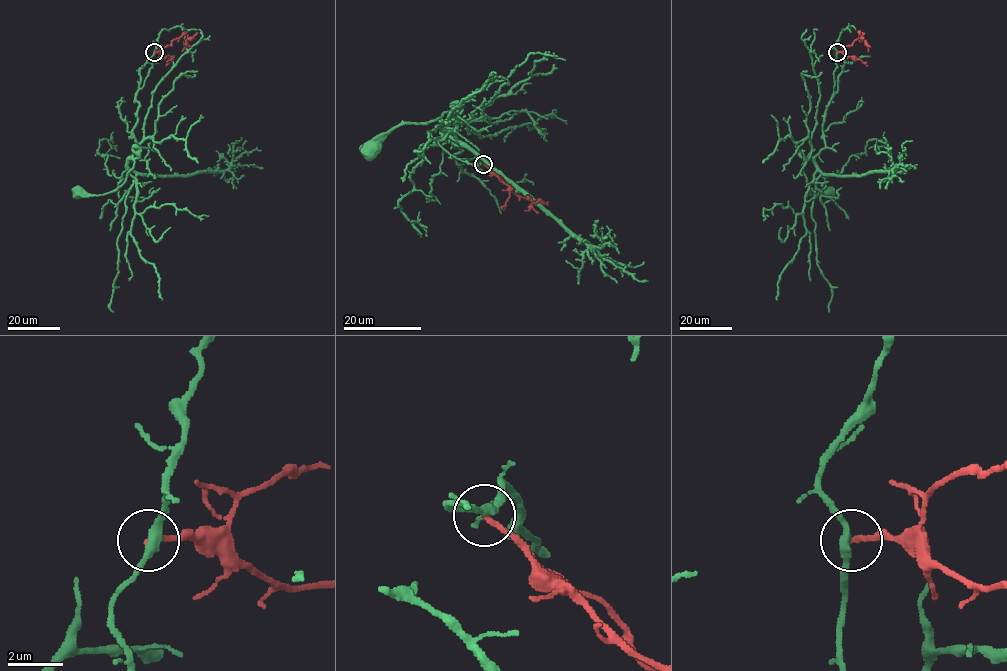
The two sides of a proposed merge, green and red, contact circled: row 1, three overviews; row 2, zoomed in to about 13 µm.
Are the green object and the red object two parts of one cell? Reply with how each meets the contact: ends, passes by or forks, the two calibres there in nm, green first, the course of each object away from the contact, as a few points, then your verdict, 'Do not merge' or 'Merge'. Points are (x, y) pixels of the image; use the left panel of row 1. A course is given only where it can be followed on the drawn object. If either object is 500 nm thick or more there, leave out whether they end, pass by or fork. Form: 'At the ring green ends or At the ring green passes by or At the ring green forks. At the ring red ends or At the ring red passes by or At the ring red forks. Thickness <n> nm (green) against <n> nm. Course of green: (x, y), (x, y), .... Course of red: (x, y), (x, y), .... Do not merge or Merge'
At the ring green passes by. At the ring red ends. Thickness 320 nm (green) against 190 nm. Course of green: (154, 52), (135, 97), (133, 130), (140, 146), (130, 156), (133, 167), (115, 189), (97, 195), (80, 192). Course of red: (154, 52), (186, 34), (182, 51). Do not merge

